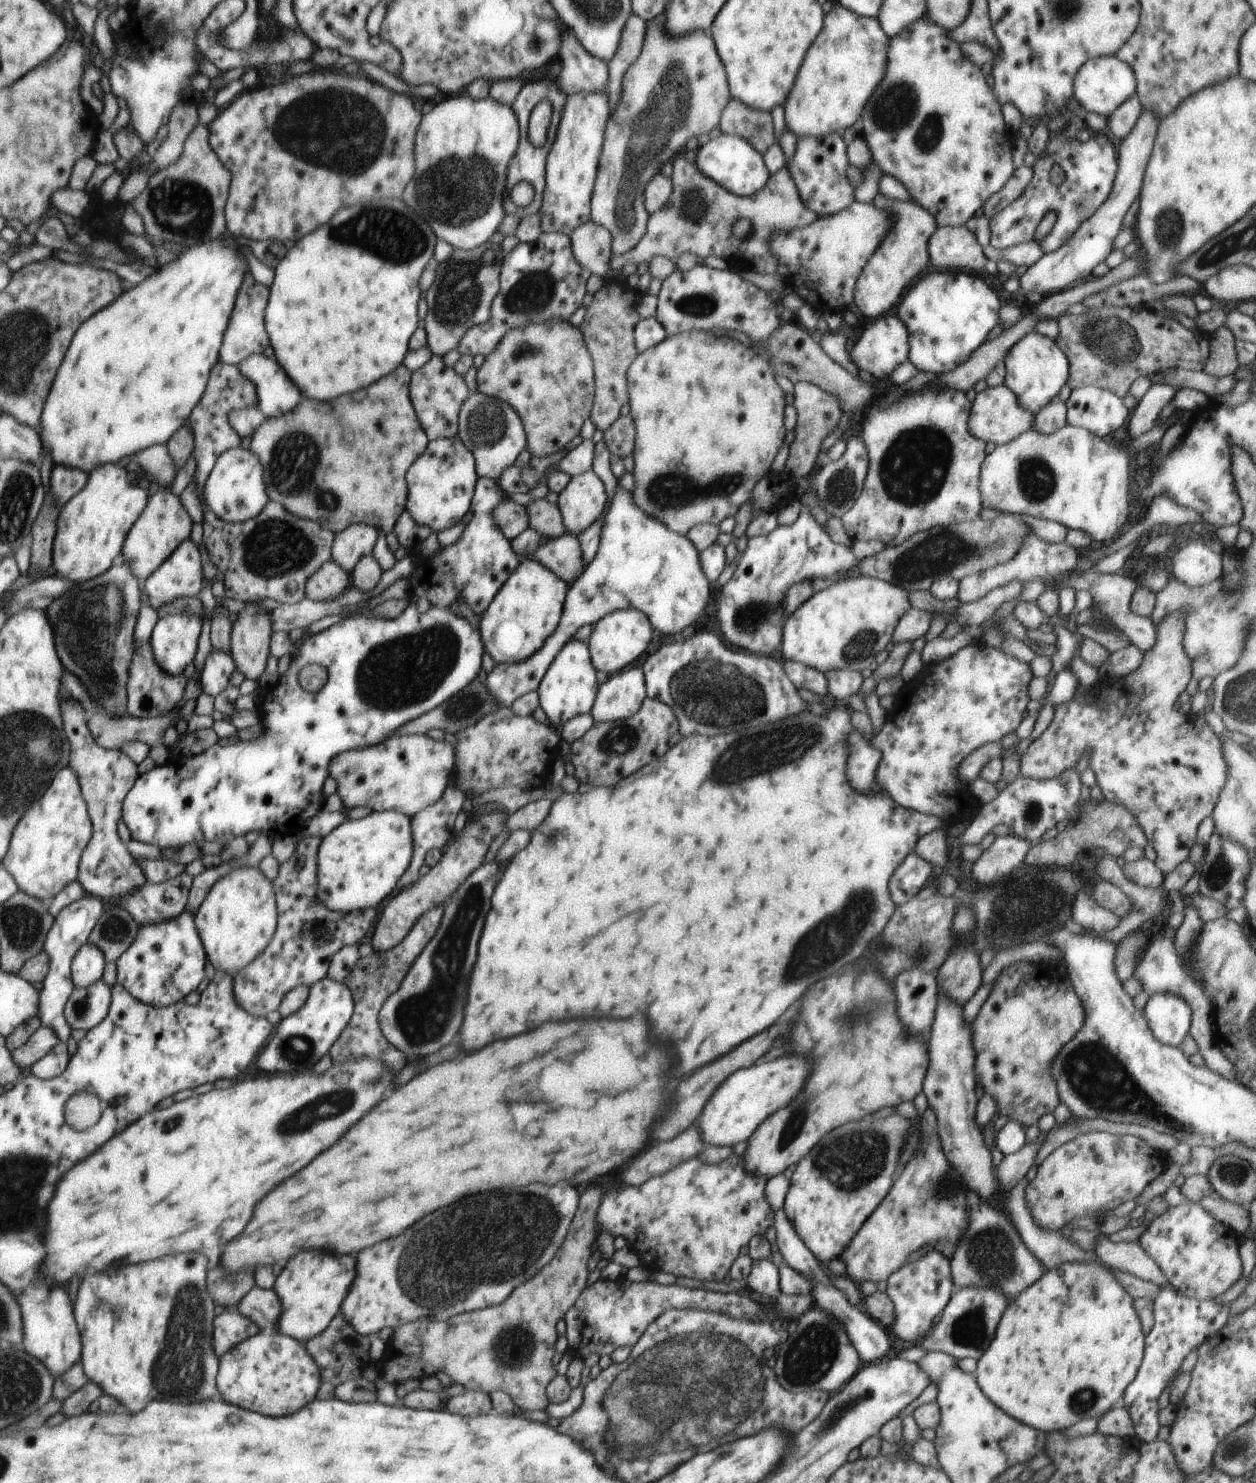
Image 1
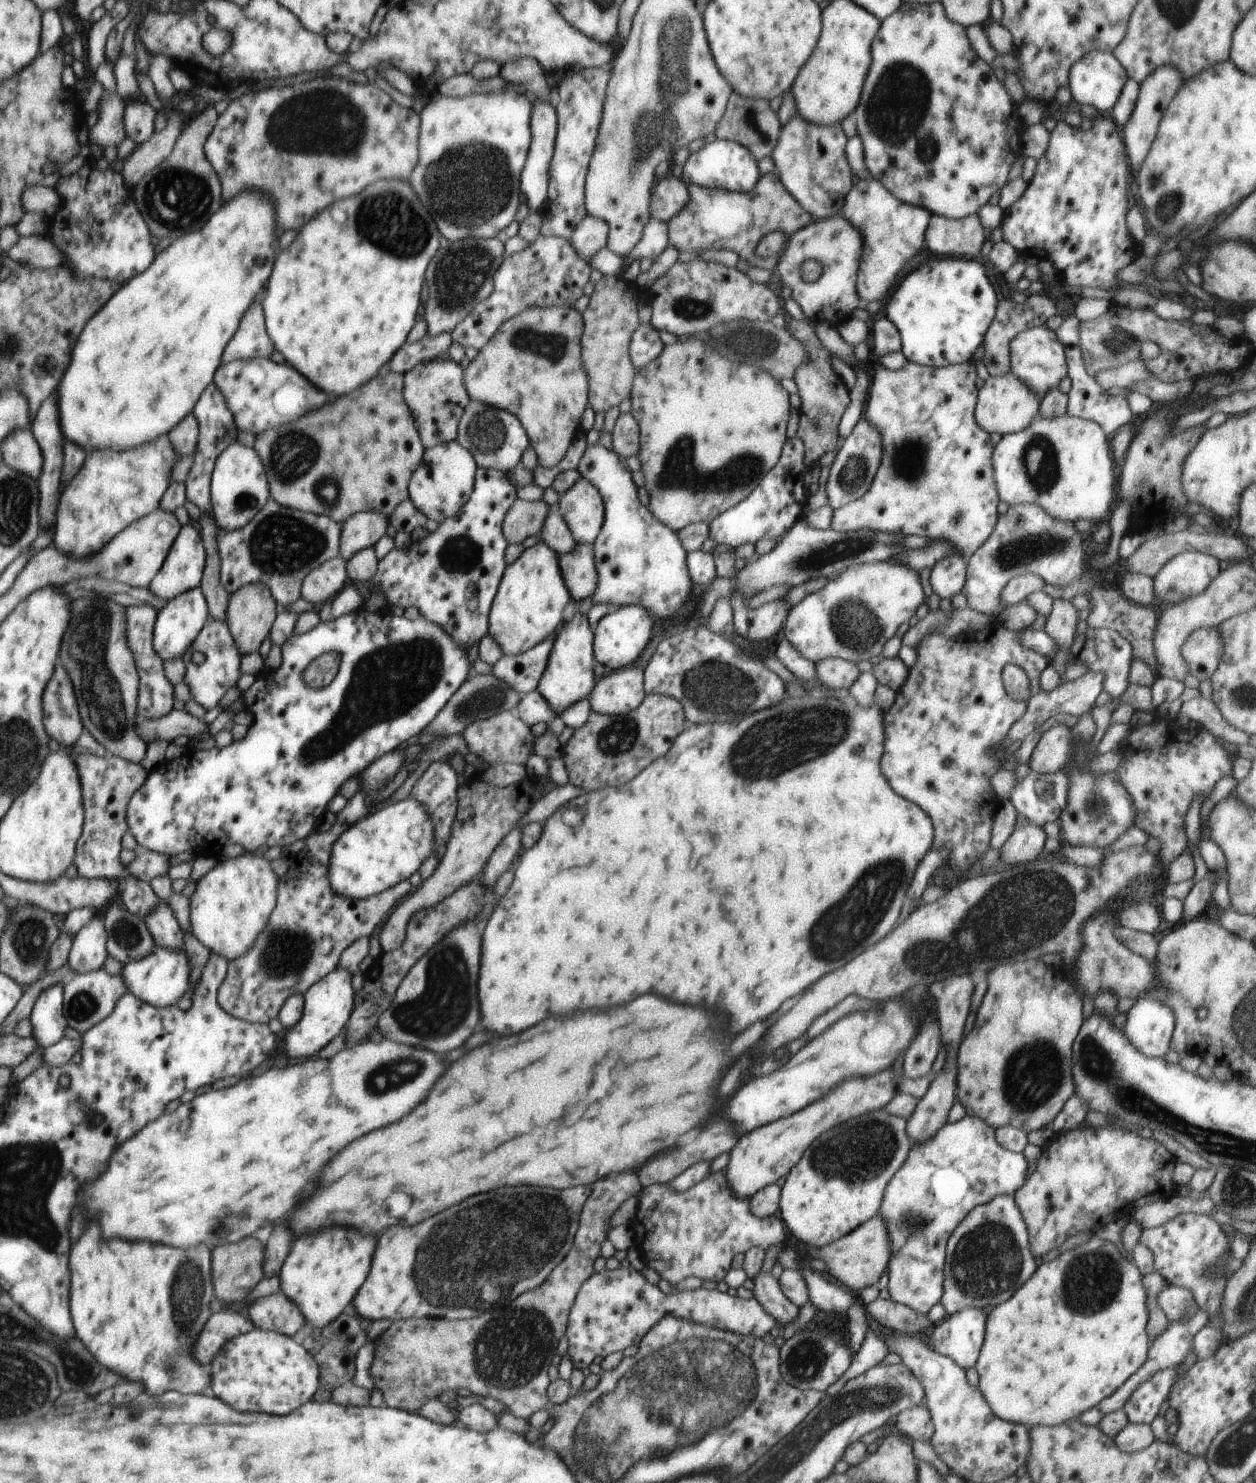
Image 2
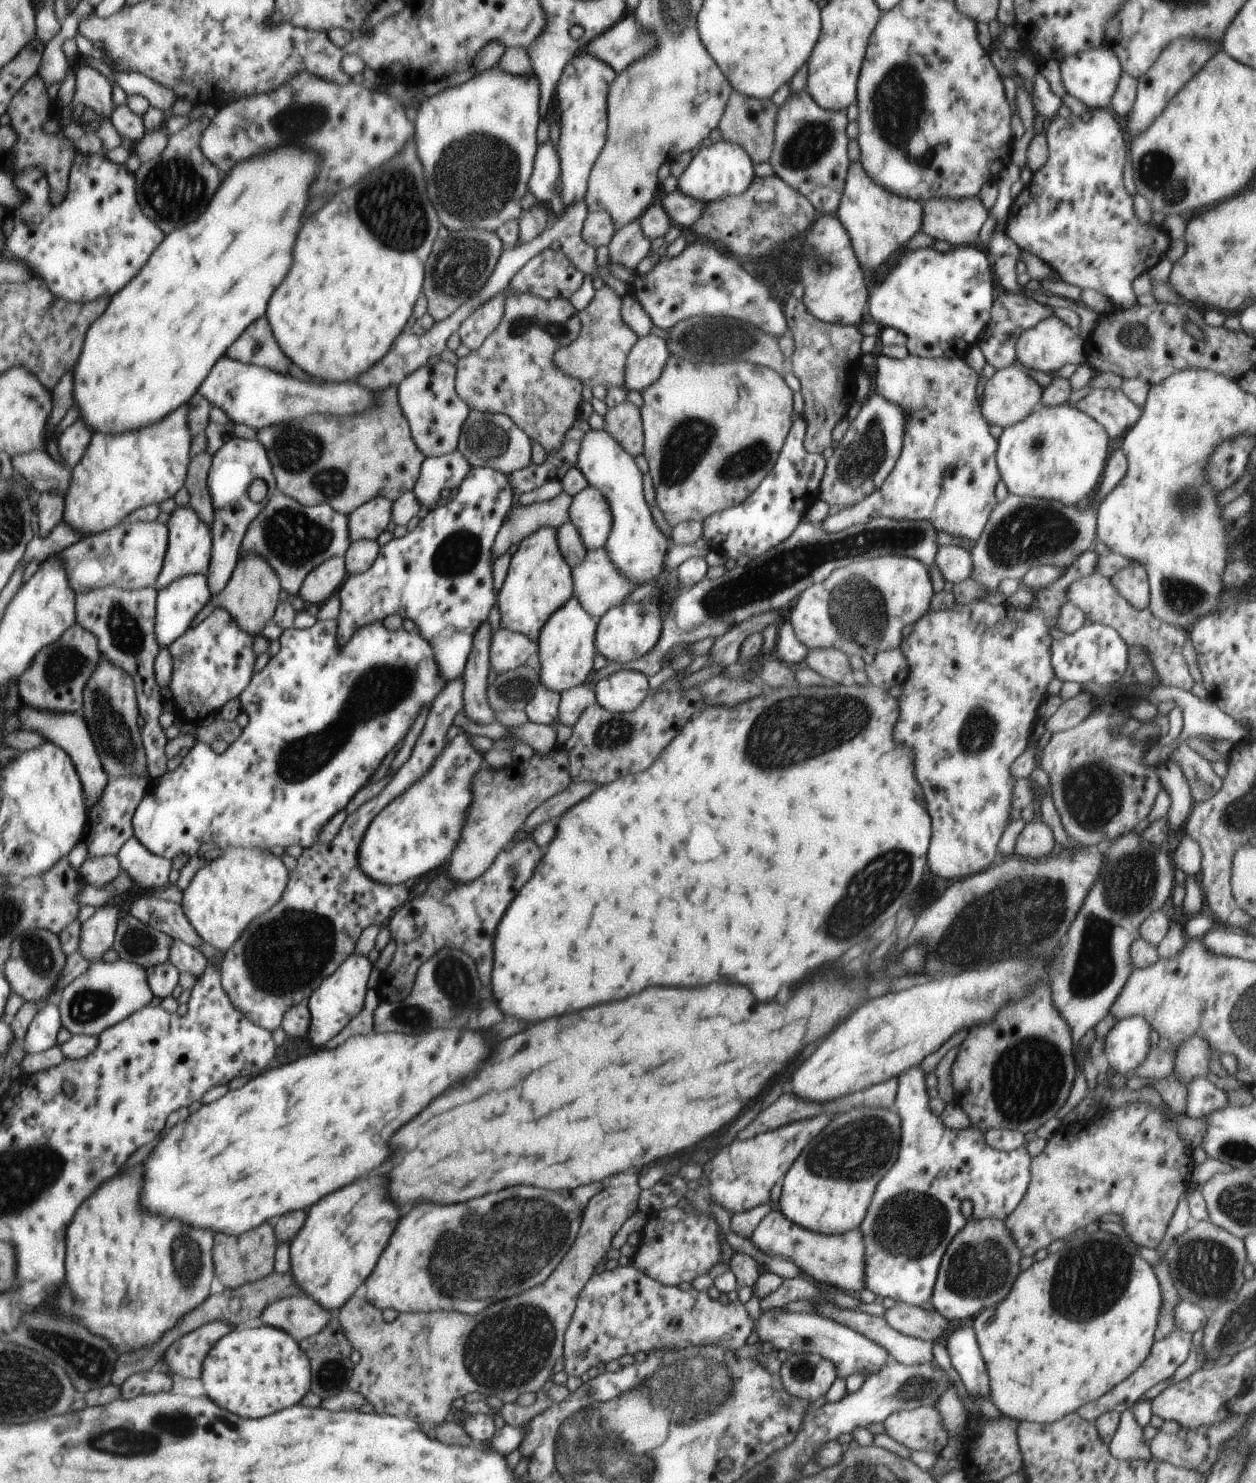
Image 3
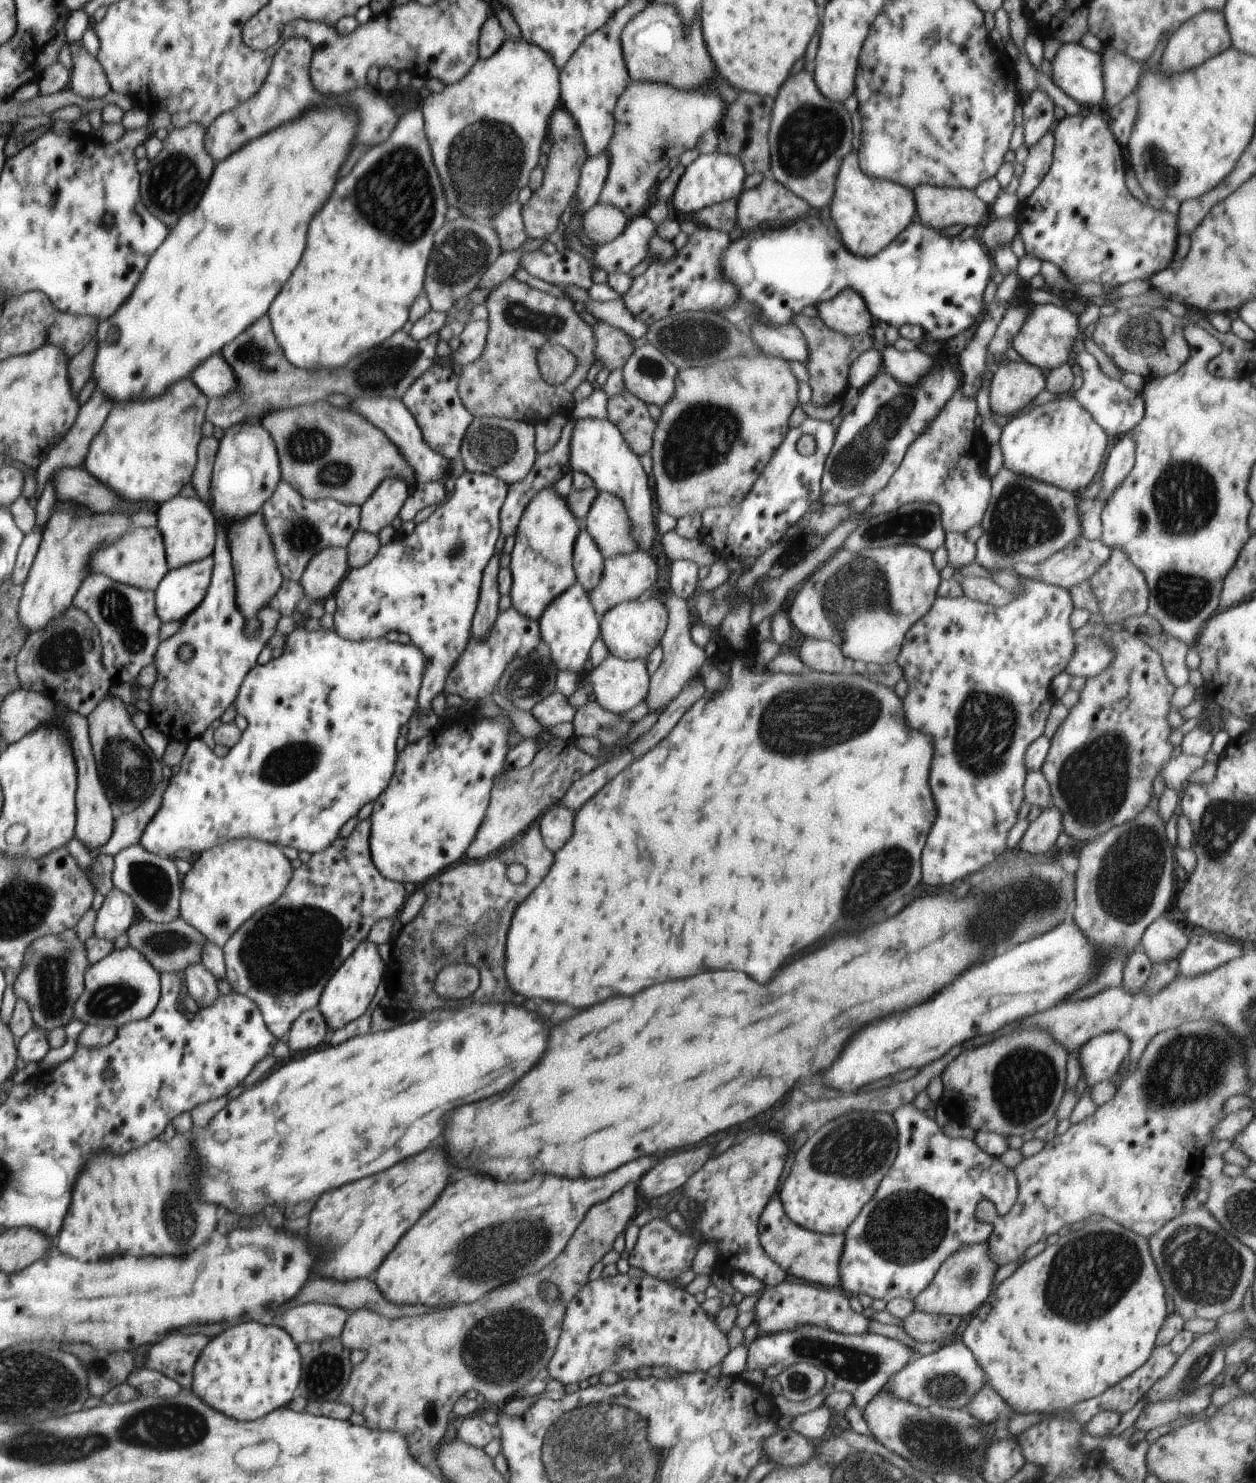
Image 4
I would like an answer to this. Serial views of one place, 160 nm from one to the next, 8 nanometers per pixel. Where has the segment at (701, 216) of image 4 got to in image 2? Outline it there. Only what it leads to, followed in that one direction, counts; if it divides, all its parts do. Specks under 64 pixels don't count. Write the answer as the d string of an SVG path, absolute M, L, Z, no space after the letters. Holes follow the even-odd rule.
M669 175L655 183L649 200L649 214L667 223L688 204L688 201L688 186L682 180Z

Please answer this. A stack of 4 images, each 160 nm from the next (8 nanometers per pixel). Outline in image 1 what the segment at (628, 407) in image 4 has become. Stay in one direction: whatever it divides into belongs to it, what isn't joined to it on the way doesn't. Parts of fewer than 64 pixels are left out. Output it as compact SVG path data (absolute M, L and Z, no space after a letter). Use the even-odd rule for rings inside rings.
M620 415L608 430L605 430L603 439L608 450L620 458L633 454L635 447L635 424L630 415Z

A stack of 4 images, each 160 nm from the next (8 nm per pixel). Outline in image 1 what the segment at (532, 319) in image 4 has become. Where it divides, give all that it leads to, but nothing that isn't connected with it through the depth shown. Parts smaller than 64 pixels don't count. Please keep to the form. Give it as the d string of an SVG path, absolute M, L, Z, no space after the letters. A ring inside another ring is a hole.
M548 319L507 332L476 370L476 392L509 404L520 417L531 456L546 458L580 434L595 398L593 360L579 327Z

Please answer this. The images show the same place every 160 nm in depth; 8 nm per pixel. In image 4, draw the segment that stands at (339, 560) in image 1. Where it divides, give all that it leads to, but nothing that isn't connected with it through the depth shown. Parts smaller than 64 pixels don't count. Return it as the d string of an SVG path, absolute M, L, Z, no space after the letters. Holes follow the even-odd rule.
M388 478L362 504L359 529L378 535L399 516L408 496L408 484L402 478Z

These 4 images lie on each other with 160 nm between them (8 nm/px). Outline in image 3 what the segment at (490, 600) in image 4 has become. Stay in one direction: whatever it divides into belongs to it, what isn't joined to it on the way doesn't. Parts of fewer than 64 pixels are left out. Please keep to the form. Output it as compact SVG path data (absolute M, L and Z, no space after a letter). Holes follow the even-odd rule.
M562 491L555 498L545 503L521 506L520 502L512 509L510 519L502 523L494 544L491 558L495 561L503 555L510 546L516 546L523 538L530 536L537 528L554 527L557 529L564 523L570 522L569 508L573 496ZM486 619L477 630L463 672L465 689L463 690L463 714L478 724L490 724L495 718L487 699L488 674L491 664L489 648L491 633L489 620Z

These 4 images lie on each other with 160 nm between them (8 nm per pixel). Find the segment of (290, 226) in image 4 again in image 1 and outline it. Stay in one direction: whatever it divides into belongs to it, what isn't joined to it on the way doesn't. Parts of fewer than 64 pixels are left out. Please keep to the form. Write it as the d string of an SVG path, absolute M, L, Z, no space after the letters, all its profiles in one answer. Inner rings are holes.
M208 240L204 244L196 244L196 248L188 248L184 254L180 254L176 260L160 266L154 276L146 278L144 282L134 285L124 292L114 302L94 313L85 320L76 331L68 348L68 360L64 360L64 368L59 368L56 376L56 388L52 387L44 407L41 430L39 434L43 442L43 454L48 453L56 465L66 465L75 469L82 469L87 474L96 467L106 463L126 462L131 454L137 454L152 445L165 445L167 440L182 427L182 424L191 418L190 412L198 406L204 394L212 367L219 362L219 352L223 345L223 336L228 328L234 305L240 290L249 272L248 264L244 256L238 252L238 248L230 240Z

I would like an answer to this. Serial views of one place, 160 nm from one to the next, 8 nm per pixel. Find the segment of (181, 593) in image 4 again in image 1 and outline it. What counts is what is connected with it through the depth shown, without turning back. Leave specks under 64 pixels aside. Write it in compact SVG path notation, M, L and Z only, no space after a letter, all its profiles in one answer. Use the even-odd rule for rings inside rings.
M196 614L159 617L151 634L151 649L156 662L168 674L182 674L184 666L194 660L202 618Z

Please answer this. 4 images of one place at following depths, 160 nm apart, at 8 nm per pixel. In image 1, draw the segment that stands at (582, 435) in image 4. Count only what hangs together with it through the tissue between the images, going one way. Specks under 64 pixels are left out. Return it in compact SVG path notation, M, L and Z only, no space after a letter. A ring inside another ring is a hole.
M619 484L615 488L611 506L607 508L605 521L600 533L599 547L595 558L586 570L569 587L560 622L543 647L530 658L515 663L498 663L487 674L487 687L497 698L499 709L511 704L526 693L536 691L546 671L562 647L574 637L578 628L585 624L594 625L604 616L620 609L636 609L644 612L653 628L662 634L678 634L684 628L692 626L704 612L710 598L710 581L699 563L699 550L688 537L670 530L657 518L651 517L635 505L632 493Z

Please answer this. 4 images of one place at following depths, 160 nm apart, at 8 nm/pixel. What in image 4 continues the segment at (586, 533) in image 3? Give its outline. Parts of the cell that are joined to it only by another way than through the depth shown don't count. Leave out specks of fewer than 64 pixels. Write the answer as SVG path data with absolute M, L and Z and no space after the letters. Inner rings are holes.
M600 492L594 498L594 502L592 502L590 510L588 510L584 527L598 550L600 550L603 559L638 551L638 544L636 544L636 540L632 536L632 524L628 522L628 512L626 512L622 500L609 492Z

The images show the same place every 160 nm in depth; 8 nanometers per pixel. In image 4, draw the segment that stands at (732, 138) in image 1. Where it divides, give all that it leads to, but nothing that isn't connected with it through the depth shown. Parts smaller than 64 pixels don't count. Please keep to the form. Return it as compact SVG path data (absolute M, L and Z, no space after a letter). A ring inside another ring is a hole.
M716 150L700 154L692 164L685 167L672 198L672 204L679 214L694 214L702 208L728 200L737 200L744 189L746 170L738 156L723 154Z

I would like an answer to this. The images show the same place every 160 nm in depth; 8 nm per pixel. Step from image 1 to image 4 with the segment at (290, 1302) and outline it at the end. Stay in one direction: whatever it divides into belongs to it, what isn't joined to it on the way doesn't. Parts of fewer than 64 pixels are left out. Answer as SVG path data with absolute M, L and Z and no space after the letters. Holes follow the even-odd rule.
M436 1146L428 1148L380 1174L374 1174L370 1178L356 1180L352 1184L344 1184L332 1192L324 1192L320 1200L316 1202L312 1214L310 1214L310 1226L308 1226L308 1238L312 1240L316 1250L324 1250L328 1256L322 1256L318 1262L318 1274L324 1278L336 1278L336 1280L354 1280L354 1278L368 1278L392 1252L392 1248L398 1244L398 1240L404 1236L416 1220L438 1200L440 1192L444 1192L446 1184L452 1180L456 1172L456 1166L450 1162L448 1154Z

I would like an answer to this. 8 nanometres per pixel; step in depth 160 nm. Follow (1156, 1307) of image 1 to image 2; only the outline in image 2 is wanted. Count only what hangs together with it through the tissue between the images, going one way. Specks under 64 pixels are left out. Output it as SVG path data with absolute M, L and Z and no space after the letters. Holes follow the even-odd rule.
M1166 1369L1152 1375L1150 1380L1142 1383L1126 1401L1123 1408L1130 1423L1147 1424L1158 1416L1162 1403L1167 1399L1176 1378L1176 1370Z

